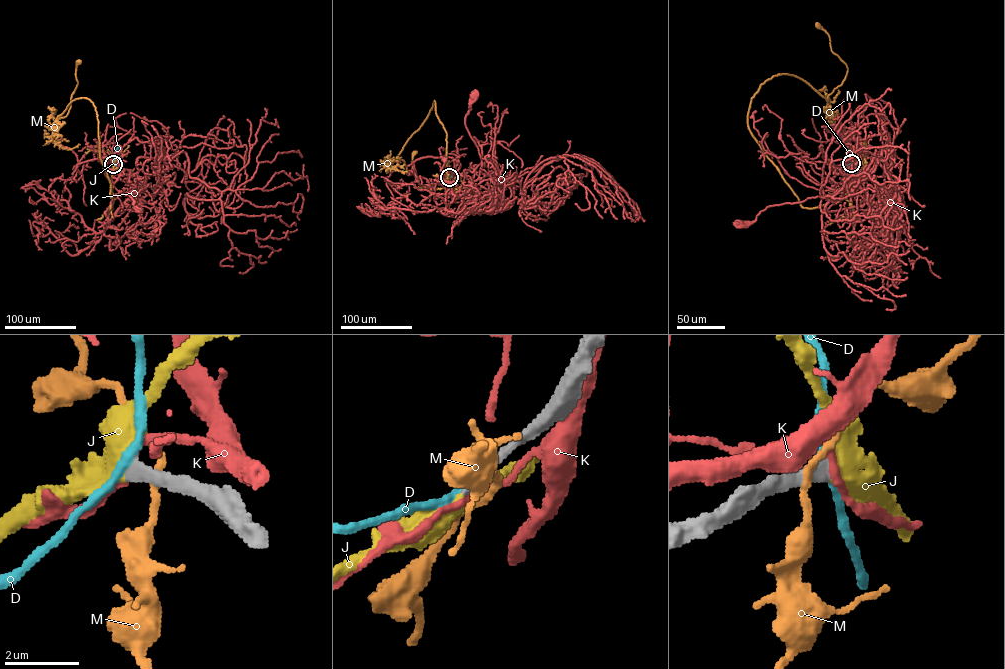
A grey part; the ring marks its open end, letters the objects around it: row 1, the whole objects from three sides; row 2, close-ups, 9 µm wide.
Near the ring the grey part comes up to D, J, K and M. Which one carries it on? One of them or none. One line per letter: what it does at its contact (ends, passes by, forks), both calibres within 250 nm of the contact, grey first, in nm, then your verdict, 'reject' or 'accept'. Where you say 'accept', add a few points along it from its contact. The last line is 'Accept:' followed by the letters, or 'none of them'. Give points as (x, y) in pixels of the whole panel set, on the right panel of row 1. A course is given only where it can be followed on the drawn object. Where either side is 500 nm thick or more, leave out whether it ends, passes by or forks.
D: it passes by; 280 nm thick on the grey side, 240 nm on the other; reject
J: it passes by; 280 nm thick on the grey side, 440 nm on the other; accept
K: it passes by; 280 nm thick on the grey side, 190 nm on the other; reject
M: it passes by; 360 nm thick on the grey side, 190 nm on the other; reject
Accept: J

